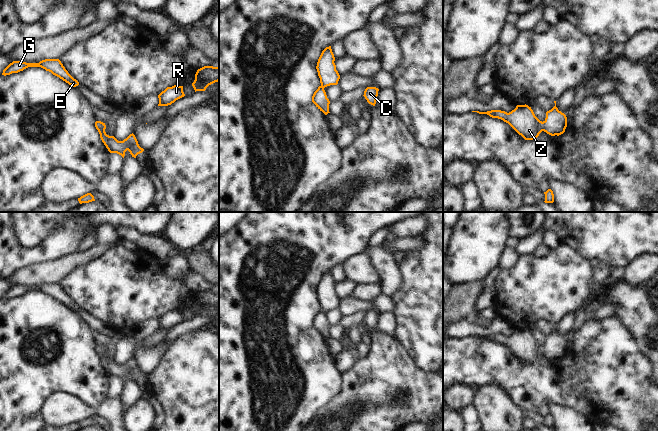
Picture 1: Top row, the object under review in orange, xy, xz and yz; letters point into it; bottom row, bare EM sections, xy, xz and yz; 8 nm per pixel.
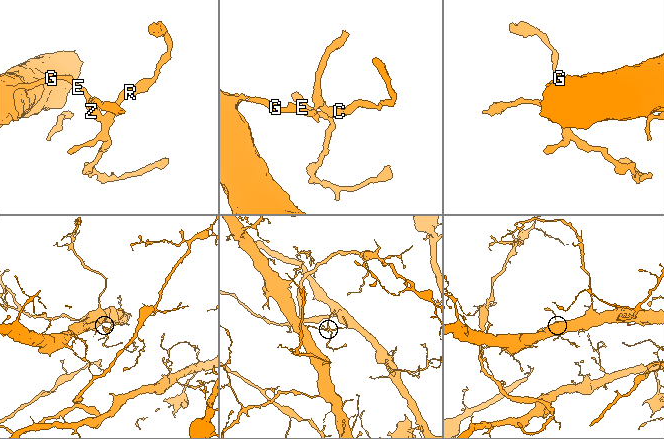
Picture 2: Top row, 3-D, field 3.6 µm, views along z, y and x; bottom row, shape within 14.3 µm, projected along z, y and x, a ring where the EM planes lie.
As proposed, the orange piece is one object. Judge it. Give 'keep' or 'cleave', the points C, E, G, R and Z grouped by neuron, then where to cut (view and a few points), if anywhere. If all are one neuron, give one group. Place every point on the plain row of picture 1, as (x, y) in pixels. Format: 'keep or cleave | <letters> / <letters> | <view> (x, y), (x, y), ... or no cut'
keep | C E G R Z | no cut

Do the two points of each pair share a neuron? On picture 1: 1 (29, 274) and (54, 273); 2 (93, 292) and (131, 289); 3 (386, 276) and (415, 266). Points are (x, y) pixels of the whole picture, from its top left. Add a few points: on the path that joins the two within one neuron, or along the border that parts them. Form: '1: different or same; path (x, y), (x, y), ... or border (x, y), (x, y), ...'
1: same; path (35, 274), (48, 273)
2: same; path (102, 292), (110, 295), (114, 291), (122, 289)
3: different; border (398, 264), (401, 285), (393, 293)

